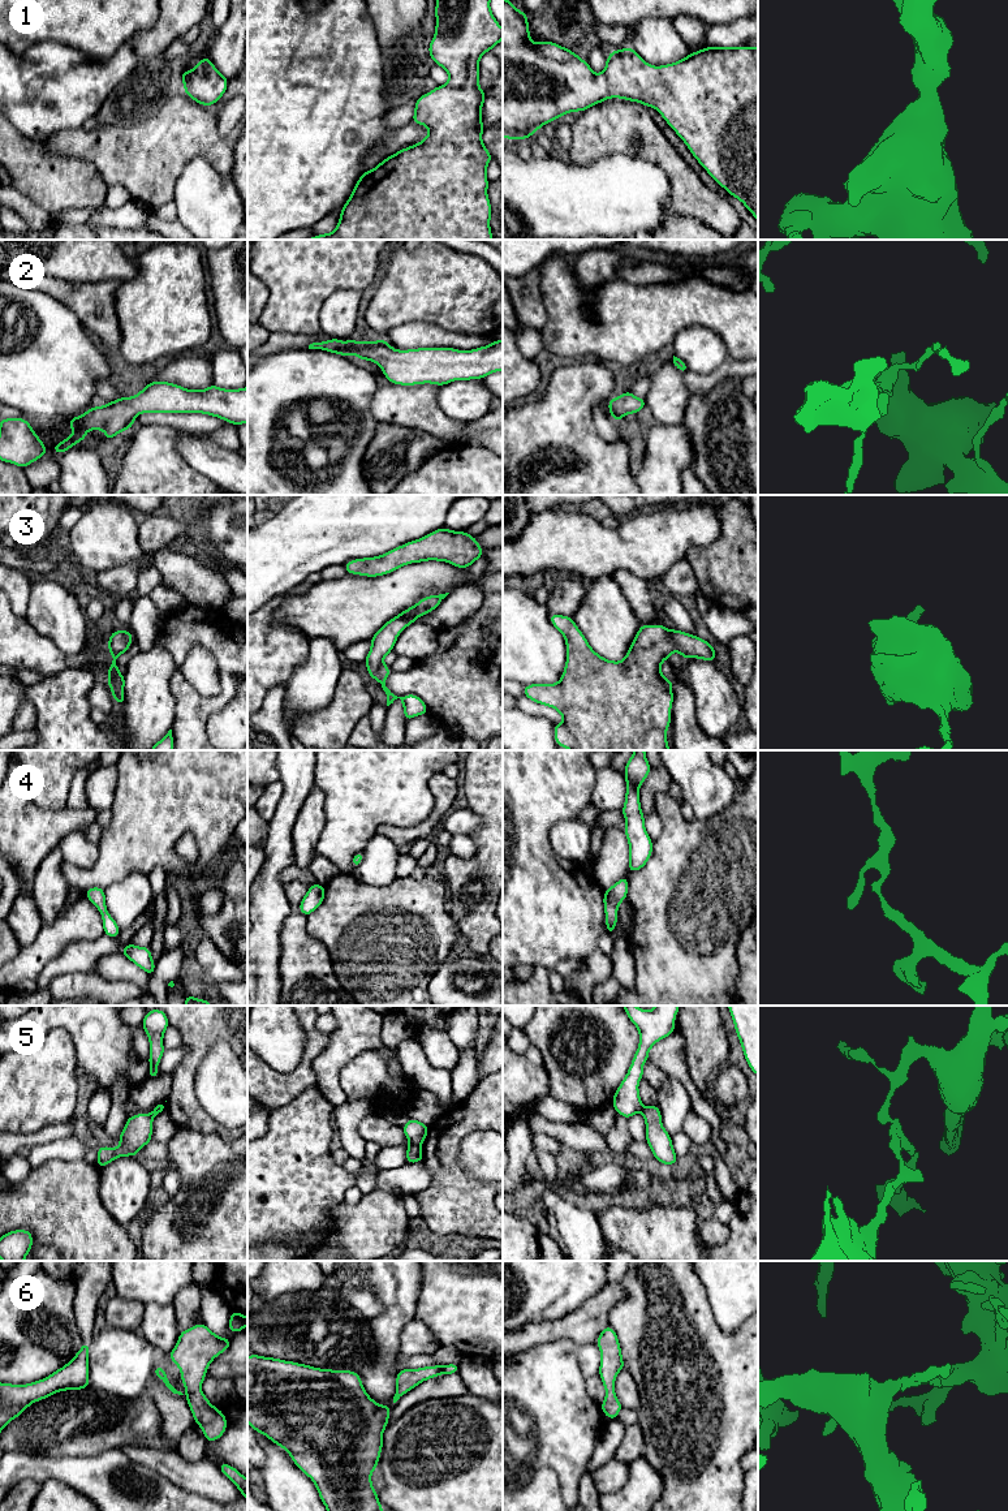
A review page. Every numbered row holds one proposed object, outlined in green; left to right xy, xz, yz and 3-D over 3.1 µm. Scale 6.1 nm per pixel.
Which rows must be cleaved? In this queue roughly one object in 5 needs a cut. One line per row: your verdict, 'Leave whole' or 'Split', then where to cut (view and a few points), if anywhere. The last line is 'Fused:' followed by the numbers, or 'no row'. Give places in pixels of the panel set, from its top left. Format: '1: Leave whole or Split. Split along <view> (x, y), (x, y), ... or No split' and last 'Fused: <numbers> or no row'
1: Leave whole. No split
2: Leave whole. No split
3: Leave whole. No split
4: Leave whole. No split
5: Split. Split along xz (410, 1144), (420, 1146)
6: Leave whole. No split
Fused: 5

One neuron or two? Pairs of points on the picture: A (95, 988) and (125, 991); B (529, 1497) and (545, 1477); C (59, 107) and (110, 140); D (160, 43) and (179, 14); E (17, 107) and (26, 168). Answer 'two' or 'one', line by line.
A: one
B: one
C: two
D: one
E: two

